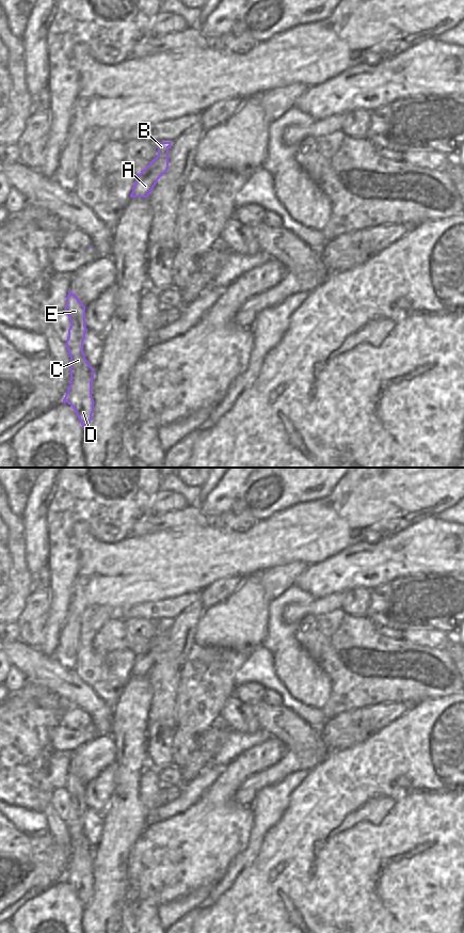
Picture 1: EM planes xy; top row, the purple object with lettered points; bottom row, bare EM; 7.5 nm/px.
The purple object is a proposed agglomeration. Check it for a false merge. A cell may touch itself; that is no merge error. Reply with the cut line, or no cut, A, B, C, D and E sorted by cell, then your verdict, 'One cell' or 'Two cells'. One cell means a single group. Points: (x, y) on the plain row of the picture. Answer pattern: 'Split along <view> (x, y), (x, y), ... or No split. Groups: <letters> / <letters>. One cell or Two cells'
No split. Groups: A B C D E. One cell.

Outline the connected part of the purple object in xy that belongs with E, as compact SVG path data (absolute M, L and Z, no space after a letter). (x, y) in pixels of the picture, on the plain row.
M68 769L64 788L70 798L66 818L66 826L70 835L70 863L63 881L67 881L75 888L84 907L90 903L94 890L94 877L92 875L94 847L87 841L83 831L83 820L87 809L85 785L75 772Z

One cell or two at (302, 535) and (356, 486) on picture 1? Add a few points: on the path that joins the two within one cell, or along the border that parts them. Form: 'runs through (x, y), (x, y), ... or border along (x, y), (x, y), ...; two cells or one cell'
runs through (316, 528), (346, 500); one cell

